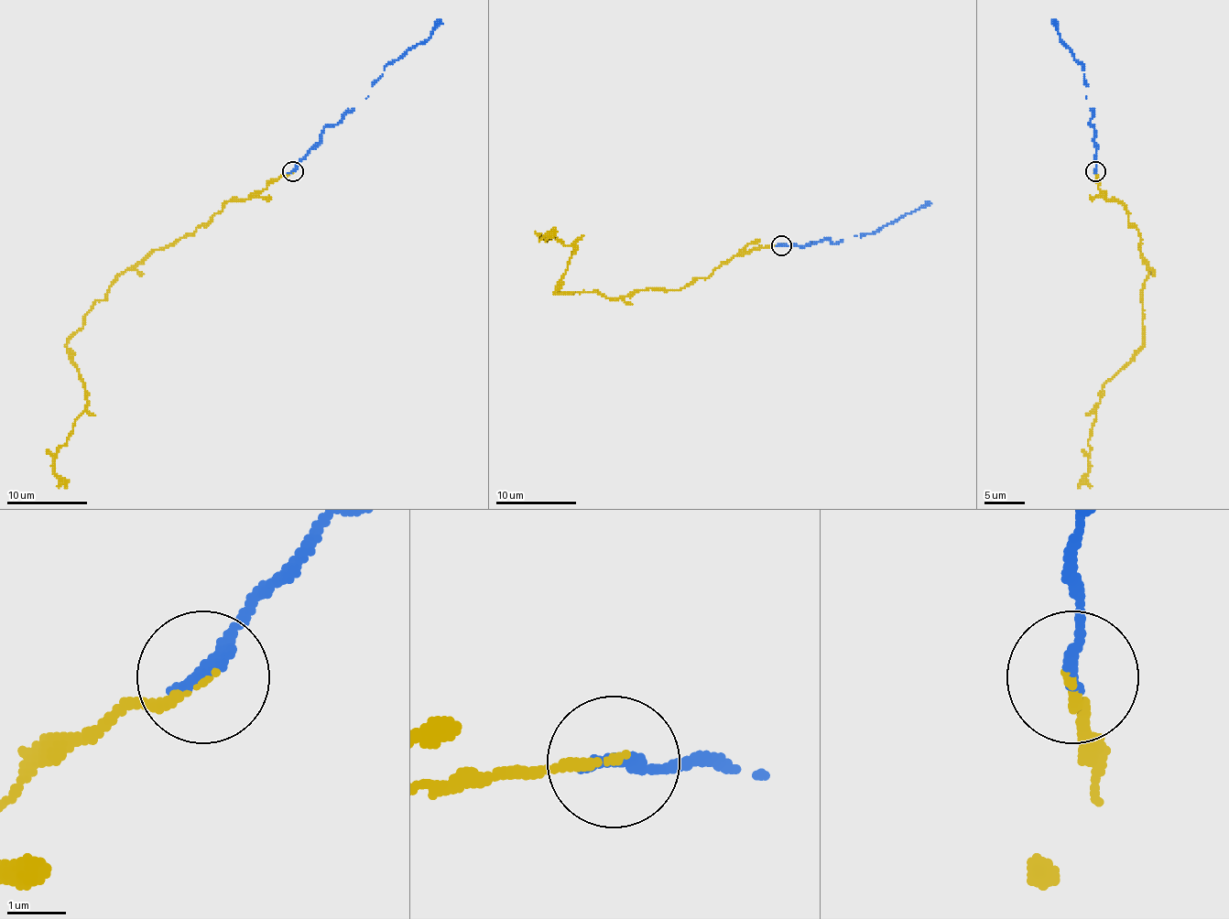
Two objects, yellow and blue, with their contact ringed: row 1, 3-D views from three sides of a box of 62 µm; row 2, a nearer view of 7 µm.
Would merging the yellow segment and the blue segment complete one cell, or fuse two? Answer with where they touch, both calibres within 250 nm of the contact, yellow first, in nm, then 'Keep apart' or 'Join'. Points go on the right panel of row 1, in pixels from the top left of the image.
Place: (1095, 171). Thickness 150 nm (yellow) against 240 nm. Join

